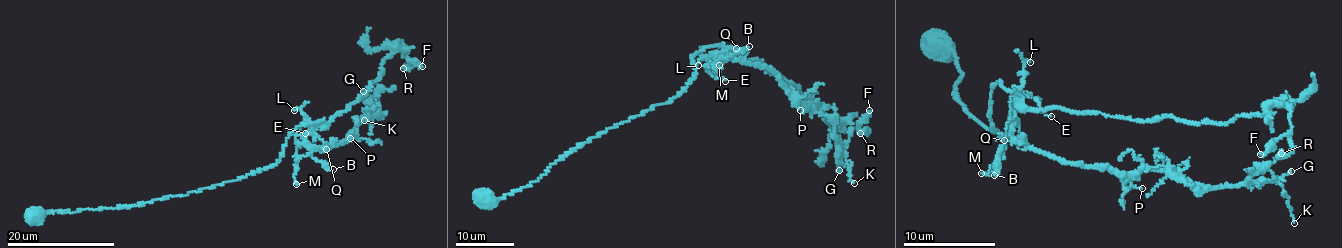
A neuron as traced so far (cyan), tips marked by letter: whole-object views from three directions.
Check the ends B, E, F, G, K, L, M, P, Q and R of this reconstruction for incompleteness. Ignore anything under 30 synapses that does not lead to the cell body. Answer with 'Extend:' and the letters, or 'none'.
Extend: none

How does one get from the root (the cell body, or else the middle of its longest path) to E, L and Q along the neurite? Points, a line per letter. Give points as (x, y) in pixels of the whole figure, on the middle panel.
E: (486, 200), (671, 101), (710, 46), (724, 50), (707, 71), (725, 81)
L: (486, 200), (527, 187), (585, 142), (671, 101), (691, 82), (691, 59), (710, 46), (723, 48), (698, 65)
Q: (486, 200), (527, 187), (585, 142), (671, 101), (691, 82), (691, 59), (702, 50), (736, 48)

